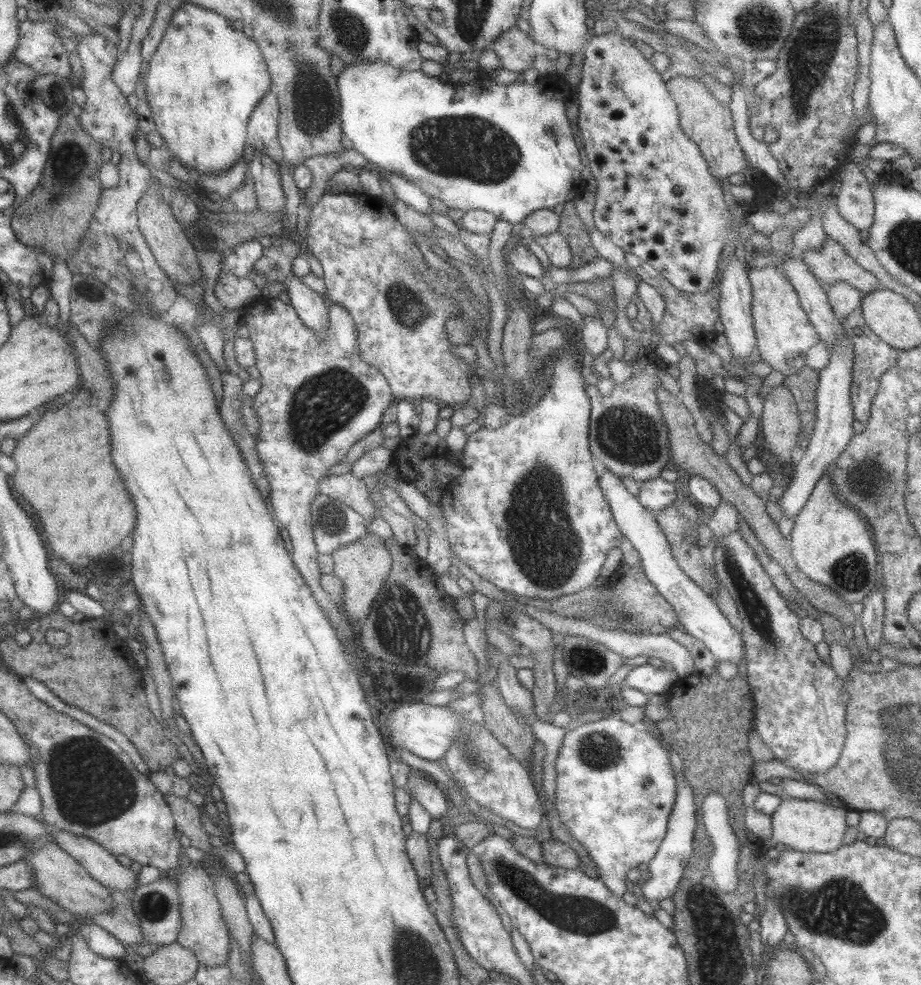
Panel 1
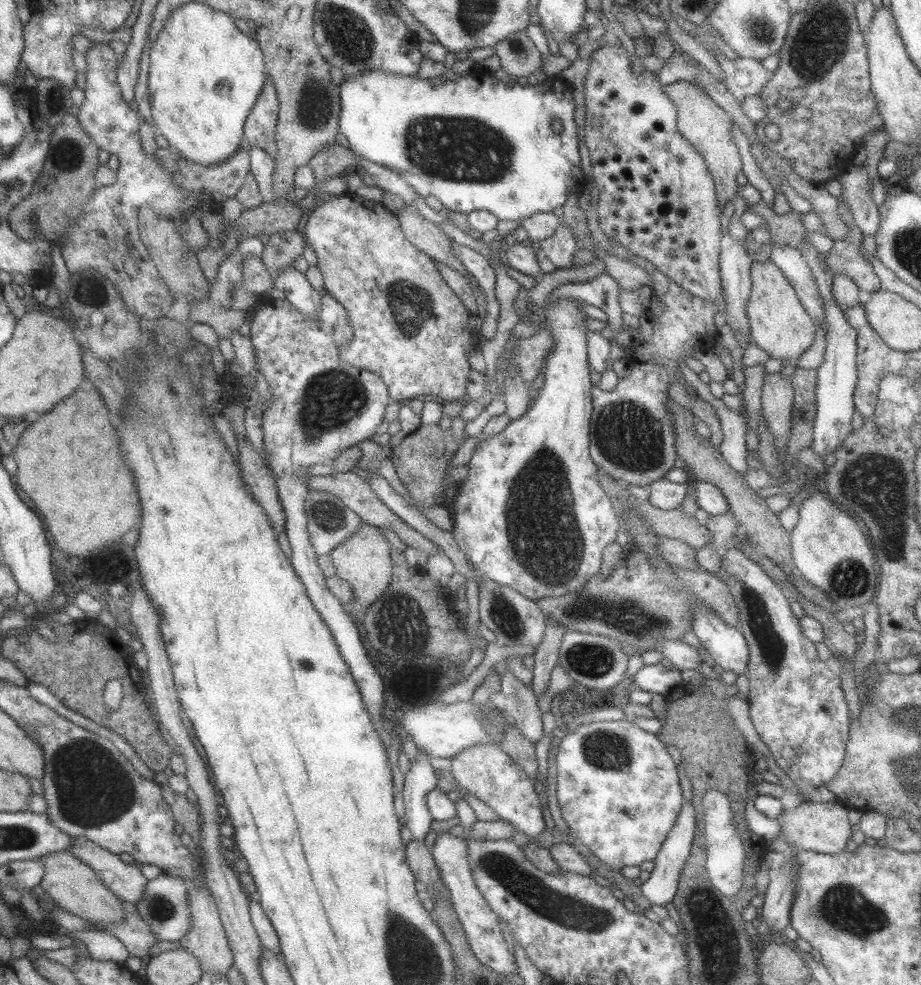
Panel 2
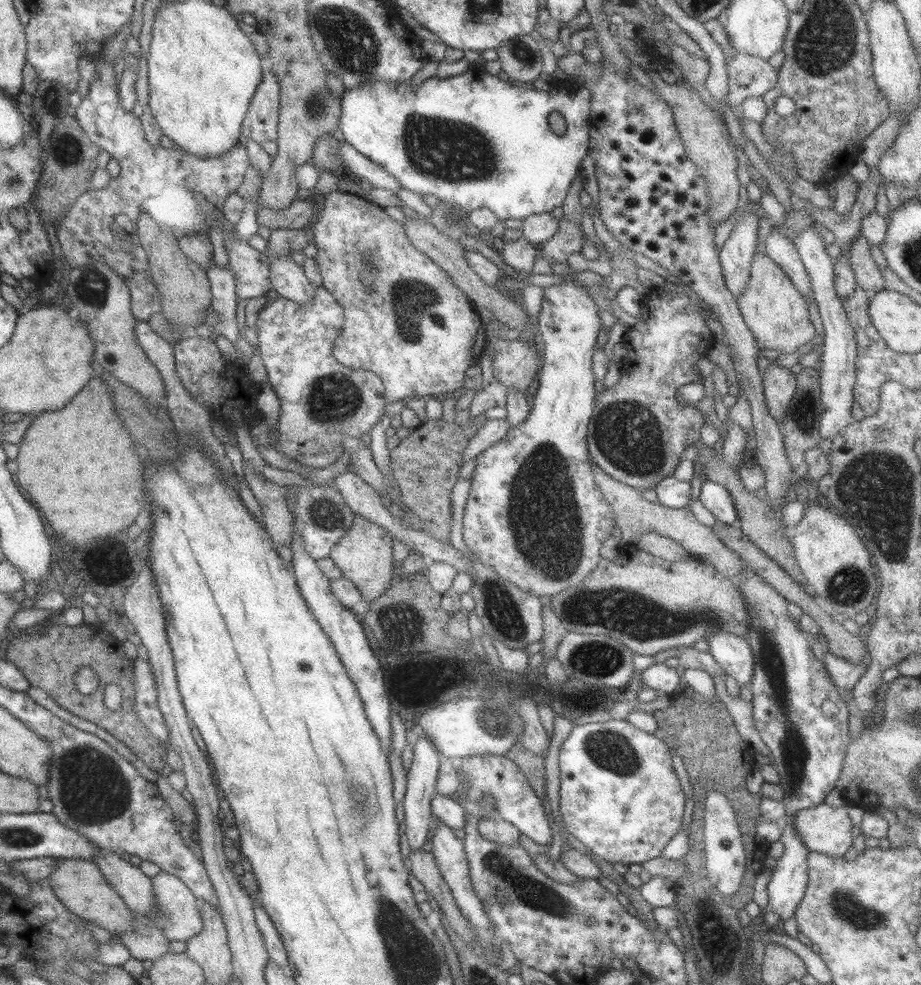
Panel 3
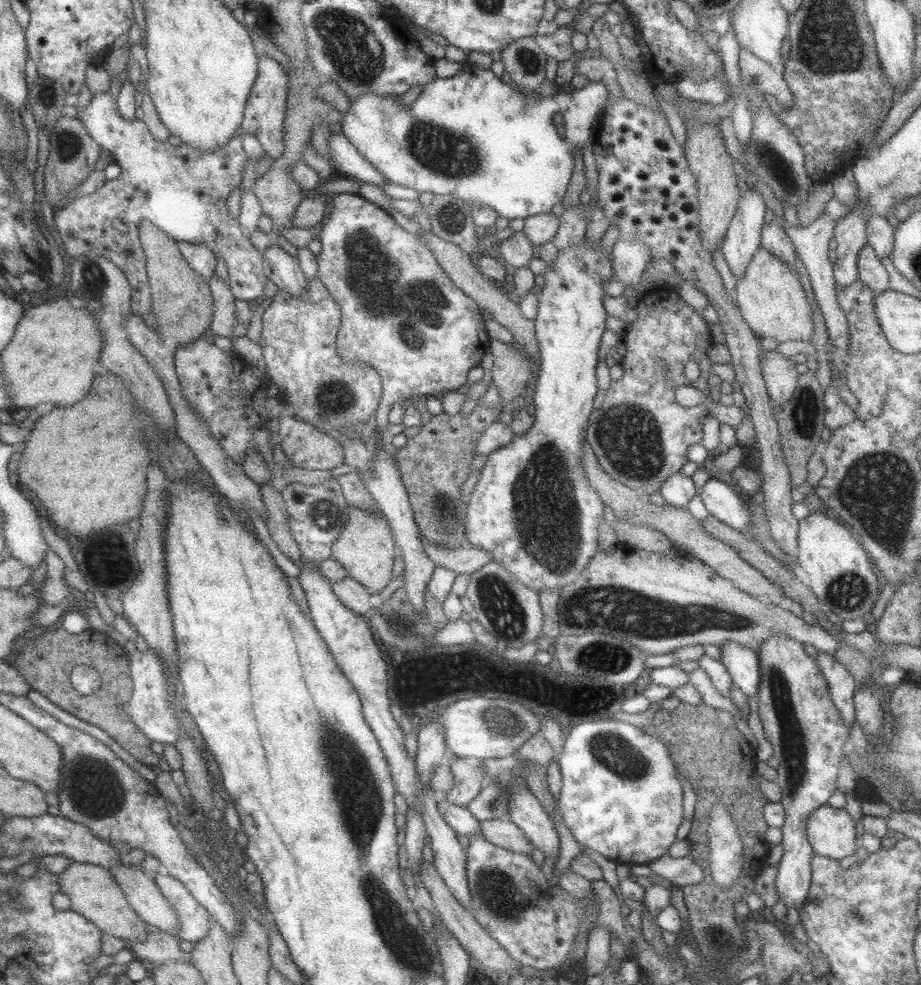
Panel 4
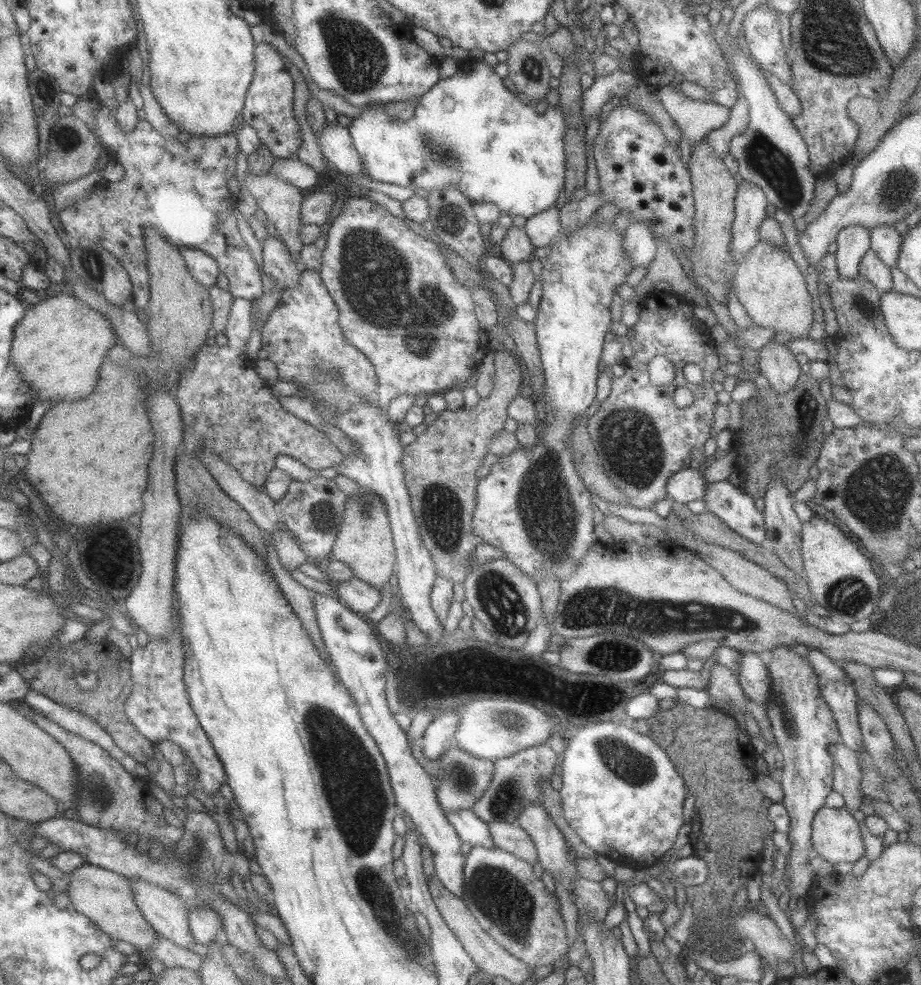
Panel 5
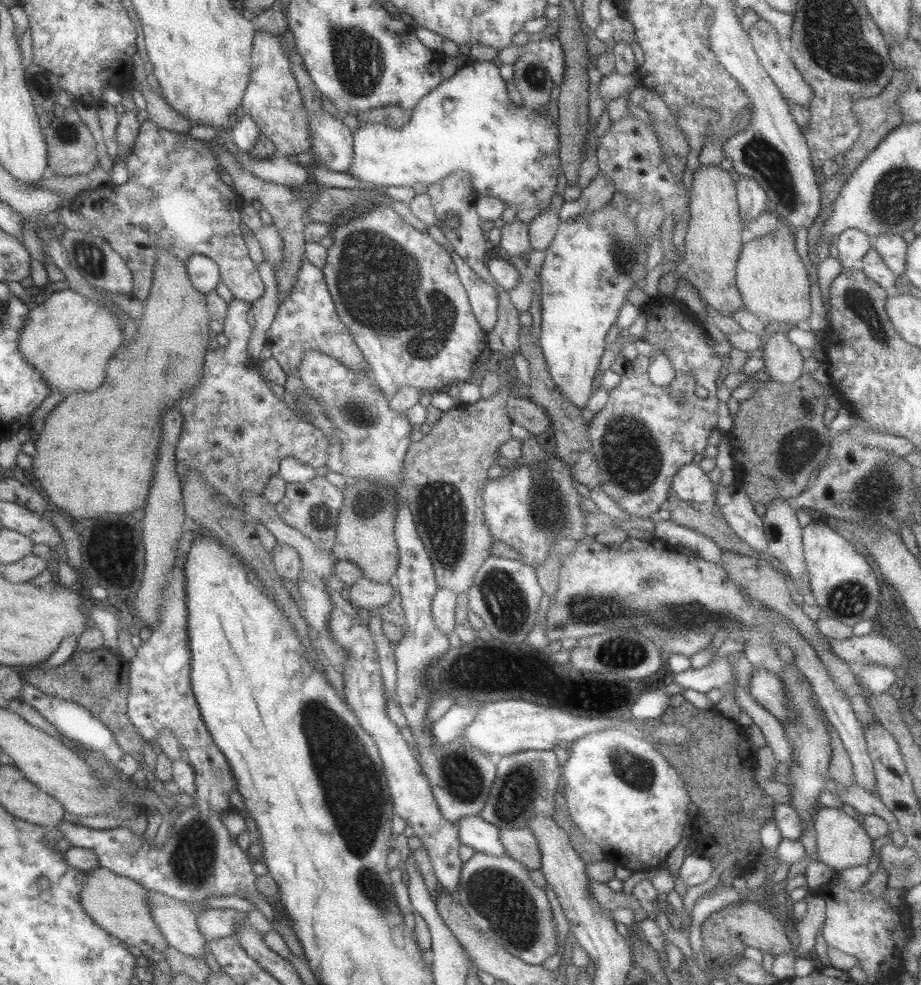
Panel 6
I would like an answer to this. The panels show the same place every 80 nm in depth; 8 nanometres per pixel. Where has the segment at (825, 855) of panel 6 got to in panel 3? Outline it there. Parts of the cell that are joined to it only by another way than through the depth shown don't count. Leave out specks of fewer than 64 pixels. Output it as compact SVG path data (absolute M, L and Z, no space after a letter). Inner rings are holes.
M819 803L797 810L793 817L793 829L809 851L841 856L851 846L851 828L847 805L833 807Z

